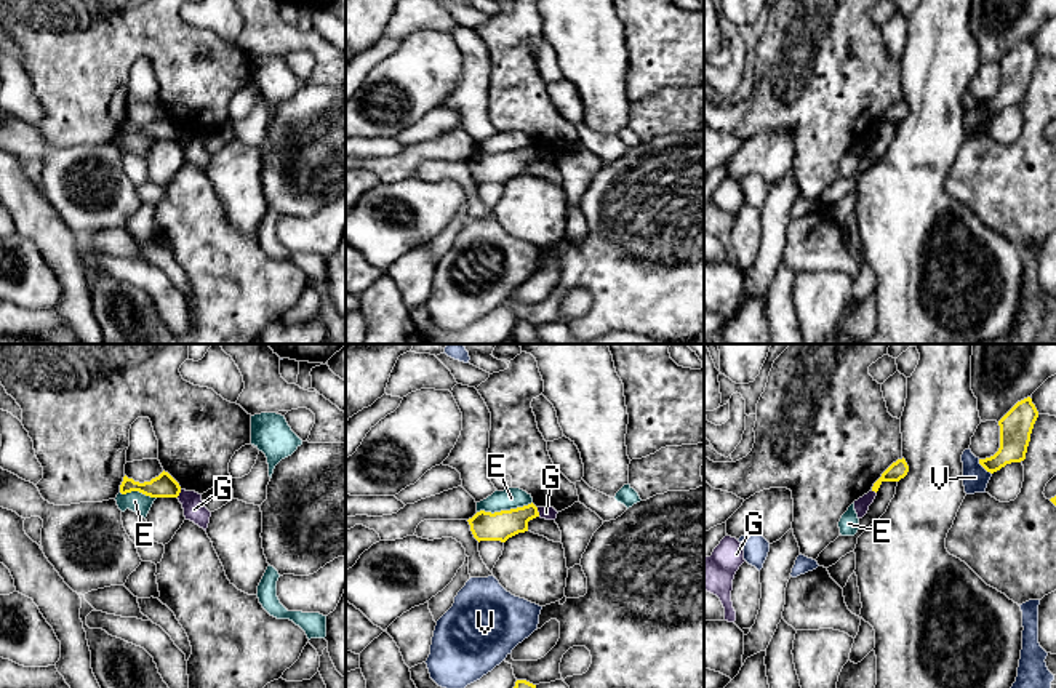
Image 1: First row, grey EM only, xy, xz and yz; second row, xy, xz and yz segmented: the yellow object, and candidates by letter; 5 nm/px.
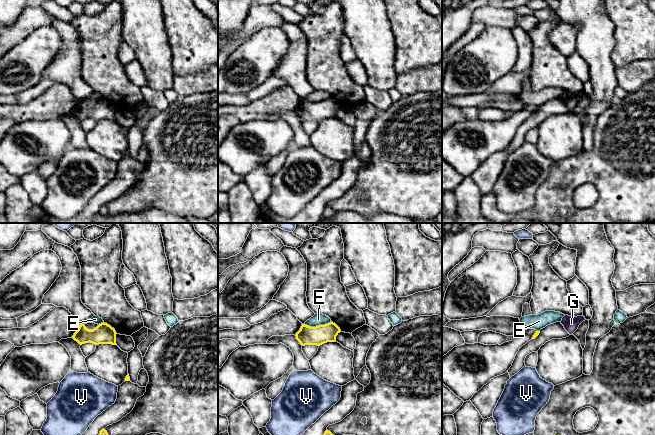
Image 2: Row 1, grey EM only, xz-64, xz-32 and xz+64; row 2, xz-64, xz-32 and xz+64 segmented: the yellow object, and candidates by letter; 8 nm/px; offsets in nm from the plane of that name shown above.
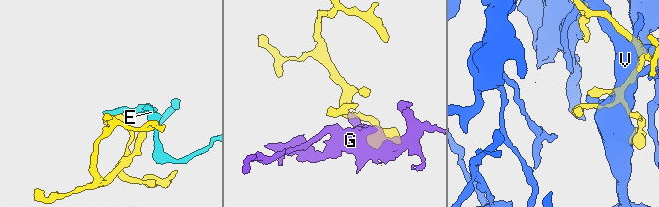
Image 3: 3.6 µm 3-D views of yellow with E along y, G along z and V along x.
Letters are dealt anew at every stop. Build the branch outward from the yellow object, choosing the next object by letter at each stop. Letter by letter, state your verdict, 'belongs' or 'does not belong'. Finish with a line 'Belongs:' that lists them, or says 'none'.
E: does not belong
G: does not belong
V: does not belong
Belongs: none

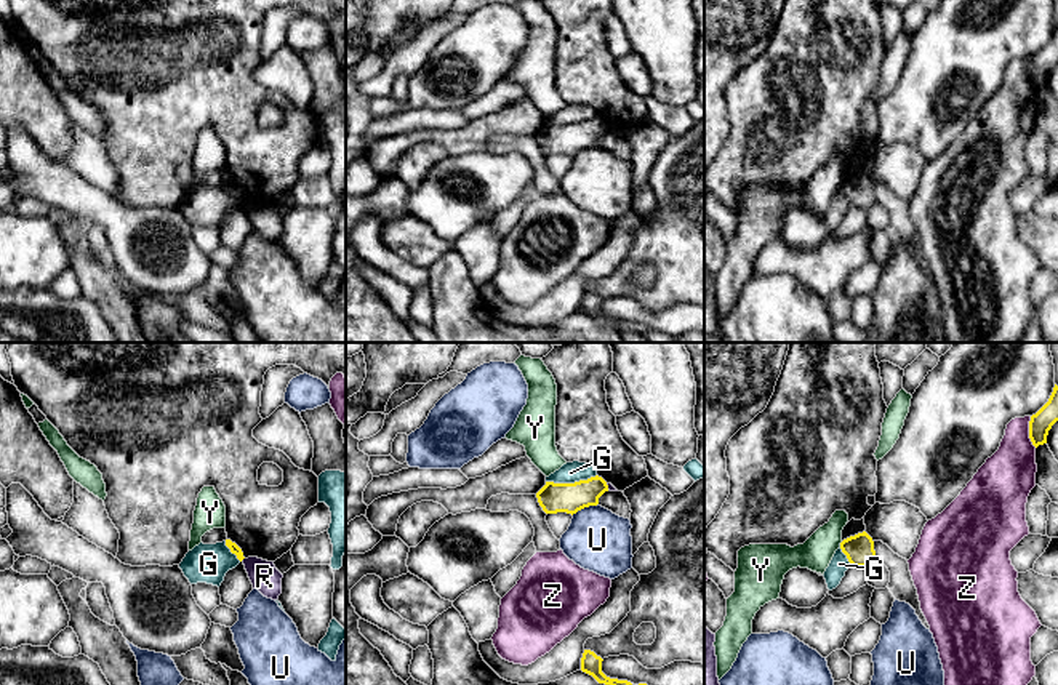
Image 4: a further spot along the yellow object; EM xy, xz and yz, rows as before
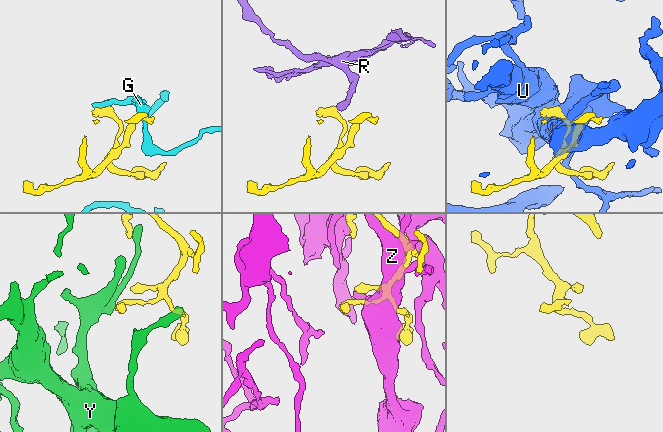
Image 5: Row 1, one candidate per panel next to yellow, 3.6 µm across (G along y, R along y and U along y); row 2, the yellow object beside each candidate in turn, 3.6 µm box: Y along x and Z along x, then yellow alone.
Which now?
G: does not belong
R: does not belong
U: does not belong
Y: does not belong
Z: does not belong
Belongs: none

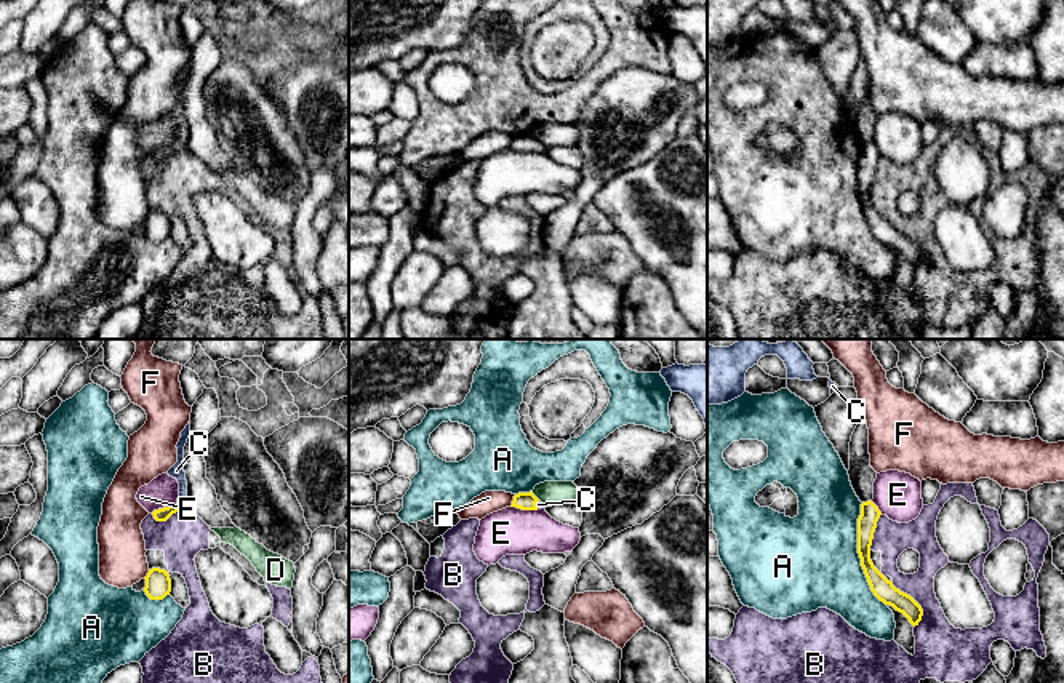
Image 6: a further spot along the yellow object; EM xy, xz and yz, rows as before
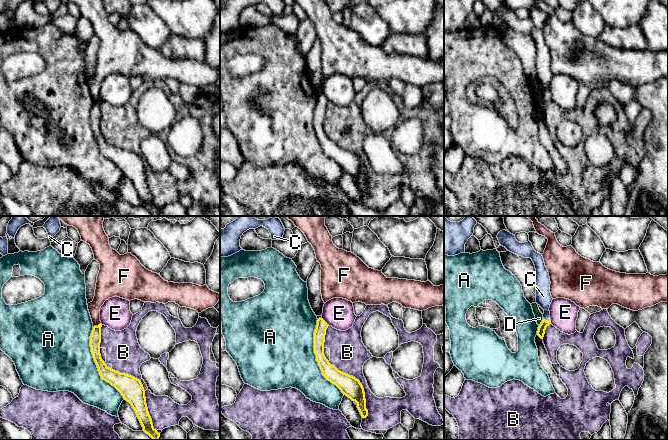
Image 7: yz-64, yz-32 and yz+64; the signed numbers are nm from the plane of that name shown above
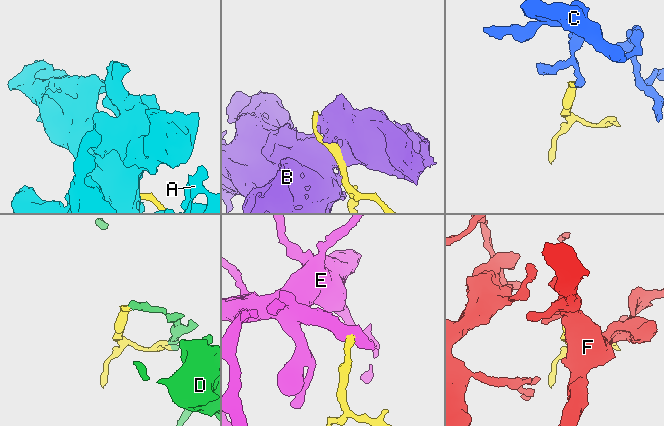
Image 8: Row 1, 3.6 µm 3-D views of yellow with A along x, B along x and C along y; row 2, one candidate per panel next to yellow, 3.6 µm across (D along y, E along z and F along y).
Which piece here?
A: does not belong
B: does not belong
C: belongs
D: does not belong
E: does not belong
F: does not belong
Belongs: C

